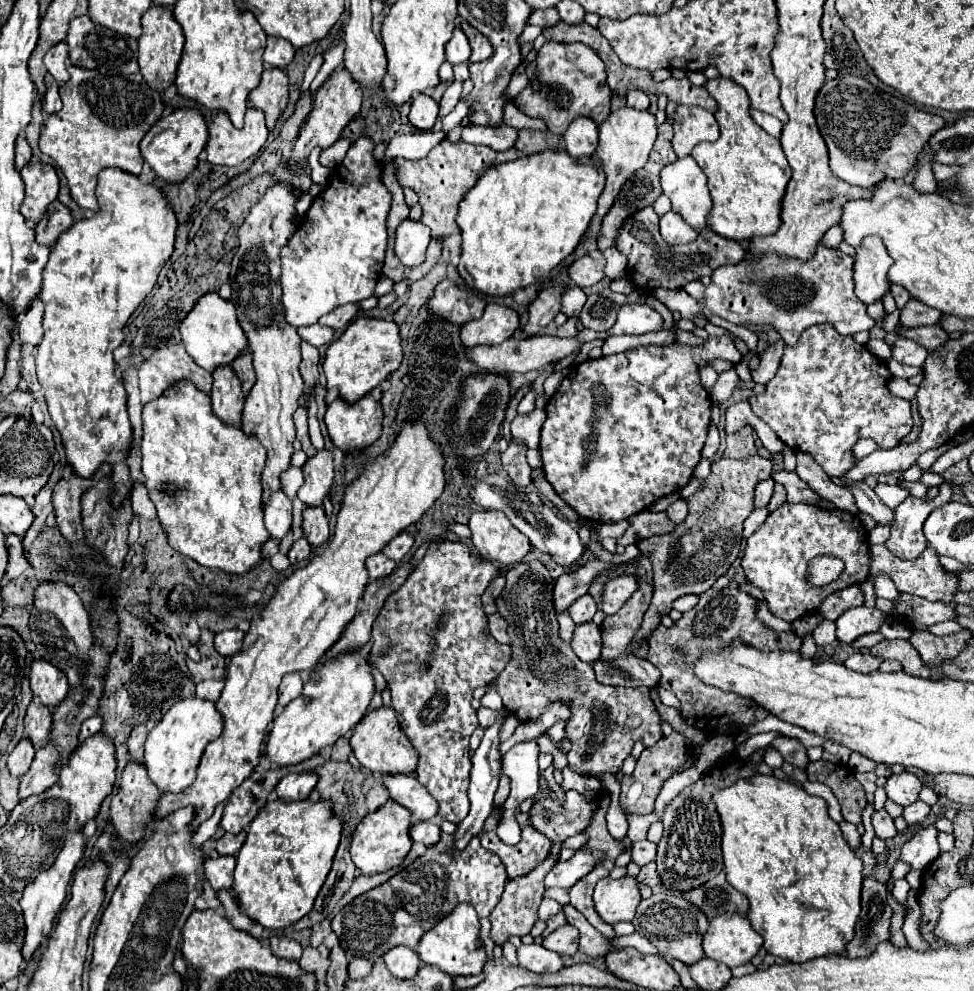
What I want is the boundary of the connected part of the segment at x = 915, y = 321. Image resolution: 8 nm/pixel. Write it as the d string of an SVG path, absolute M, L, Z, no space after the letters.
M910 299L902 313L900 313L900 321L904 327L920 327L920 325L936 325L940 319L940 311L938 309L930 309L928 305L922 305L922 301L918 299Z

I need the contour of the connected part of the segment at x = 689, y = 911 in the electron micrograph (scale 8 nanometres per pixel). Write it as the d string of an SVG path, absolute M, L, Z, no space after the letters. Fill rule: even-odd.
M668 891L654 893L650 899L644 899L638 905L632 925L636 933L646 937L650 943L654 943L666 957L678 959L686 965L694 965L704 957L702 935L708 929L708 919L694 903L686 901L682 895L674 895Z

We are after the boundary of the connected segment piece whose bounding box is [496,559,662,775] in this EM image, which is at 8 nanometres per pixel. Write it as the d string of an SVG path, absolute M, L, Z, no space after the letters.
M538 561L516 563L506 573L506 587L502 589L500 597L496 599L498 613L508 621L508 635L512 639L512 659L506 669L498 677L498 693L502 697L504 707L516 715L518 721L536 721L536 717L546 709L548 703L560 697L572 697L572 717L566 725L566 737L572 741L572 749L568 751L568 767L576 773L618 773L622 769L624 759L630 755L636 741L644 741L644 747L654 745L662 737L660 729L660 713L656 711L650 693L640 693L648 689L626 689L626 687L606 687L596 683L592 665L578 661L572 653L570 645L558 639L558 621L556 611L552 605L552 577L550 571Z

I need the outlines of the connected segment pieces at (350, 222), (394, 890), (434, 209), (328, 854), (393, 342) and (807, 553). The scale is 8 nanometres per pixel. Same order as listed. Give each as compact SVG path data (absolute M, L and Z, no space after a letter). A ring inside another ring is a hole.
M358 139L326 189L314 199L300 227L280 251L280 285L284 319L292 327L314 325L332 309L358 303L374 293L386 251L386 215L390 193L382 183L382 167L372 157L374 141Z
M442 835L442 839L412 865L386 883L362 893L334 915L332 931L338 935L348 959L364 957L376 961L396 945L416 949L420 937L462 901L476 909L479 919L488 917L508 881L504 865L496 853L482 849L478 837L474 837L464 851L452 851L452 845L454 837Z
M444 139L426 157L418 159L418 161L396 157L394 169L396 169L398 183L402 187L410 187L418 195L418 203L422 207L420 223L424 223L432 229L432 239L444 241L448 235L458 231L458 225L456 225L458 203L476 185L480 175L496 163L514 161L514 159L516 159L516 149L508 149L504 153L498 153L498 151L484 147L484 145L470 145L464 141L458 141L454 145L448 139Z
M312 771L282 777L276 787L280 799L270 801L260 809L236 855L232 891L238 899L238 907L268 929L288 927L310 913L340 843L342 817L332 813L332 803L314 803L308 799L316 783L318 775Z
M358 317L354 319L346 331L330 343L326 351L326 359L322 363L328 389L338 387L340 397L346 403L354 403L374 387L378 387L390 373L394 373L402 363L402 343L398 335L398 325L394 321L374 319L374 317Z
M782 503L766 517L758 531L748 537L742 567L748 581L762 589L768 609L784 621L794 621L804 613L814 613L830 593L868 579L868 537L860 519L852 513L836 509L828 511L814 505ZM816 555L834 555L842 561L852 561L854 573L850 575L844 571L830 585L814 587L806 583L806 569L808 561Z

